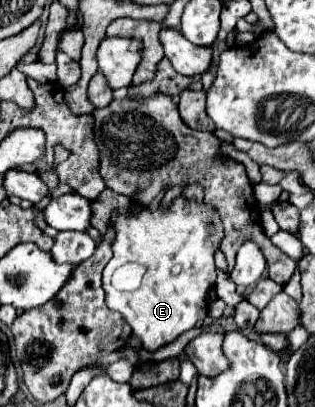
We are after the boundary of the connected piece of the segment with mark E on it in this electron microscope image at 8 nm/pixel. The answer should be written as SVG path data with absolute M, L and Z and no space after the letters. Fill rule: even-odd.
M177 198L171 202L171 206L167 208L167 212L149 212L145 206L141 210L139 216L129 216L127 214L113 214L111 218L113 226L115 226L115 240L113 240L113 258L109 260L109 264L103 270L103 288L107 292L107 306L115 312L119 312L129 326L133 328L133 336L141 340L141 346L147 352L155 352L161 346L171 344L175 338L179 338L183 332L195 328L195 324L199 320L203 320L207 316L207 292L209 288L215 284L215 262L213 262L213 254L223 238L223 228L221 222L217 218L217 214L213 212L213 208L207 206L199 206L193 200L185 200L185 198ZM207 224L213 224L213 232L207 230ZM129 262L137 262L141 266L145 266L145 276L139 284L139 288L135 290L119 290L113 286L113 274L117 268L121 268L123 264Z

